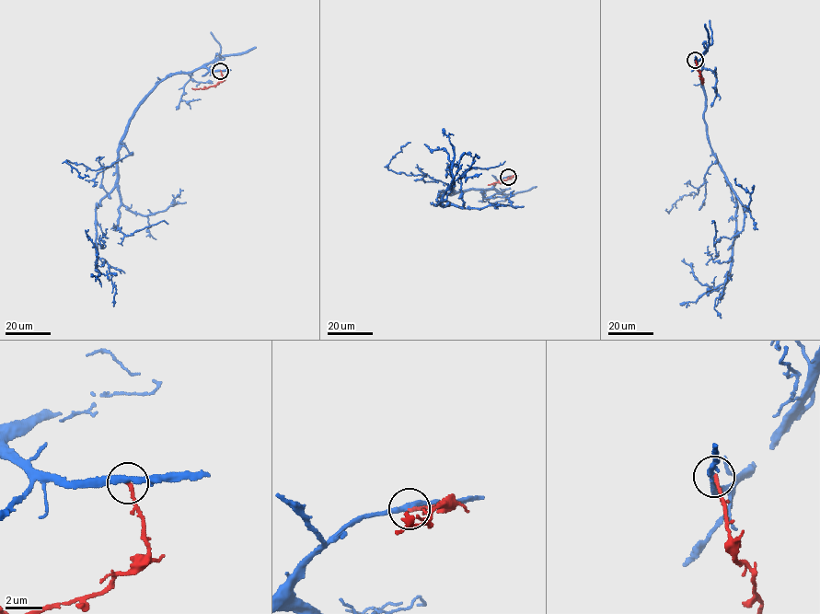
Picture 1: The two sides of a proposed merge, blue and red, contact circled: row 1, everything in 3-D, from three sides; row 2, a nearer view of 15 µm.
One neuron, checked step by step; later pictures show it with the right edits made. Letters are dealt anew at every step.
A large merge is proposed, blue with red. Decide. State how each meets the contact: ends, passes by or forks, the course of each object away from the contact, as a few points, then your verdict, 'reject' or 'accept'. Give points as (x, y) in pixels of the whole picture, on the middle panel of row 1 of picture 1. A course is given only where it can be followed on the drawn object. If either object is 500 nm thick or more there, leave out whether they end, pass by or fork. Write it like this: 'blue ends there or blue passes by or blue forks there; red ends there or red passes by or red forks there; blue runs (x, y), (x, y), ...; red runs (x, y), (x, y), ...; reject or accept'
blue passes by; red ends there; blue runs (508, 177), (480, 190), (441, 191), (444, 206), (451, 162), (445, 149), (428, 145); red runs (508, 177), (488, 185); accept

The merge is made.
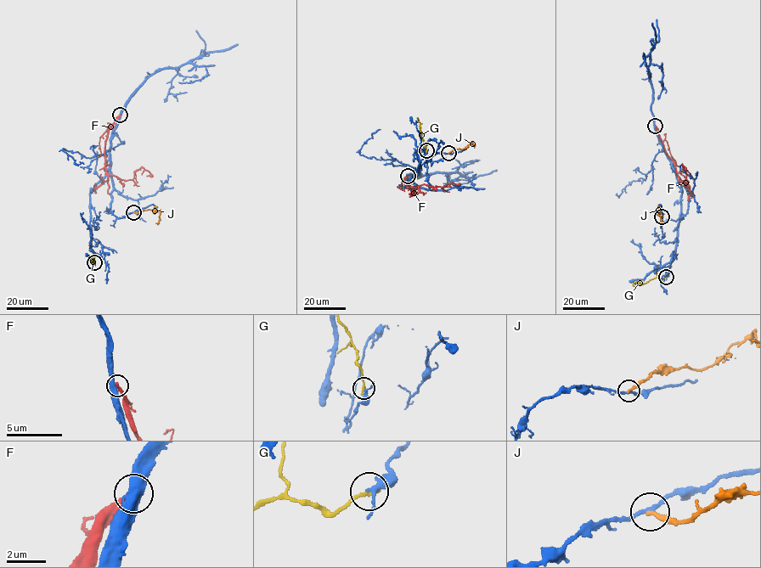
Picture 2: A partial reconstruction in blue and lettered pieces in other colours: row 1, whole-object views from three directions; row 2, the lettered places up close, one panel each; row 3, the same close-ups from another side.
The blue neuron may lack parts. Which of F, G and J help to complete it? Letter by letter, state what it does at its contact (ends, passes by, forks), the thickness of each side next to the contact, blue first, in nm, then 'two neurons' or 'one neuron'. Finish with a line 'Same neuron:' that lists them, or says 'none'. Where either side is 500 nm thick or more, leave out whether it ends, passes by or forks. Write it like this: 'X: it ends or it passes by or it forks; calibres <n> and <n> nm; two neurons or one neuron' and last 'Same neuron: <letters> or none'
F: calibres 550 and 320 nm; two neurons
G: it ends; calibres 200 and 200 nm; two neurons
J: it ends; calibres 200 and 260 nm; two neurons
Same neuron: none

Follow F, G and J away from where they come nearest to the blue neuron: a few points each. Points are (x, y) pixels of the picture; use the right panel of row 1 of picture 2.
F: (655, 125), (666, 154), (673, 160), (679, 182), (684, 182), (686, 177), (682, 164), (686, 171)
G: (666, 277), (654, 278), (643, 284), (636, 281), (633, 284), (634, 286)
J: (662, 216), (660, 210), (657, 210), (660, 222)

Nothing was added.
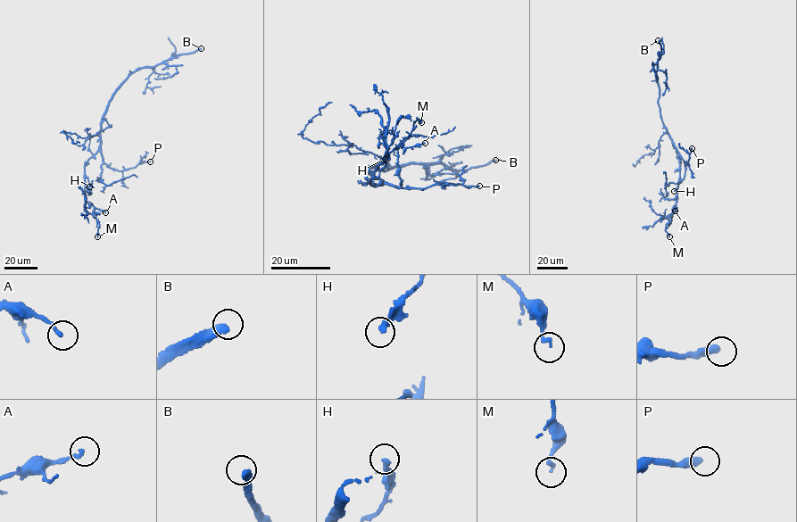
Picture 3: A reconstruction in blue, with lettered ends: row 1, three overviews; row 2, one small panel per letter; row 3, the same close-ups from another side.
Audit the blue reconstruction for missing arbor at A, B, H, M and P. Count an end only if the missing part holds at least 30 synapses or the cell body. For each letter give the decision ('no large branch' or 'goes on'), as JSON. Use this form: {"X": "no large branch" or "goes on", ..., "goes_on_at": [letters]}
{"A": "no large branch", "B": "goes on", "H": "no large branch", "M": "no large branch", "P": "goes on", "goes_on_at": ["B", "P"]}

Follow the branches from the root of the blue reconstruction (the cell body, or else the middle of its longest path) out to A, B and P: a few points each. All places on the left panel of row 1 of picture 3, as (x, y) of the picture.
A: (101, 124), (99, 148), (85, 166), (85, 202), (105, 212)
B: (101, 124), (112, 95), (131, 73), (201, 48)
P: (101, 124), (100, 152), (109, 166), (121, 170), (150, 161)

